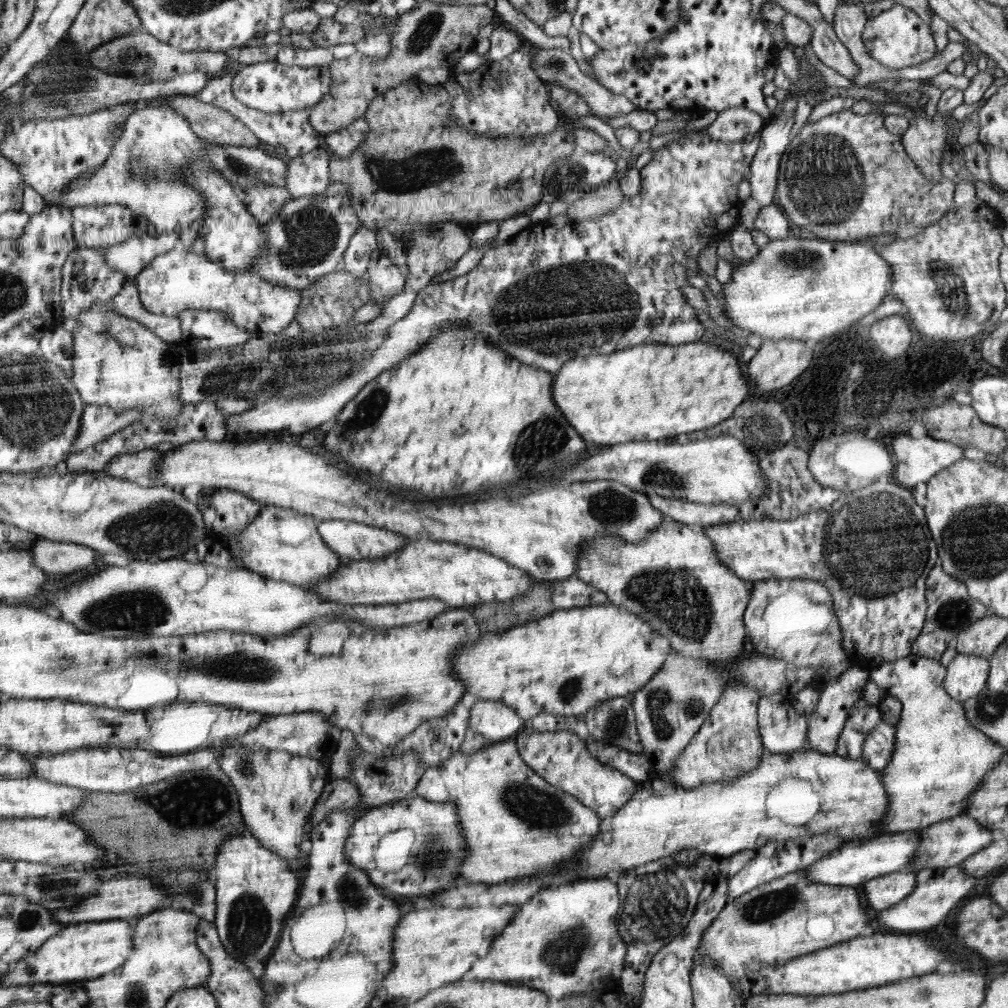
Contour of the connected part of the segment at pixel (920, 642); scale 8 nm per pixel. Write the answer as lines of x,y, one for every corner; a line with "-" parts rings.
934,566
932,572
928,574
928,580
925,582
925,599
927,600
927,611
924,626
912,642
911,654
938,662
946,652
948,644
956,638
960,631
990,614
987,607
971,598
966,584
952,578
952,575
942,570
942,566

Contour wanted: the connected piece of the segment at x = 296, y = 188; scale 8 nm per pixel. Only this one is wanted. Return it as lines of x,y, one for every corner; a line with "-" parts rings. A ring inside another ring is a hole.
318,146
302,156
287,160
289,174
286,188
294,198
312,196
326,190
330,184
329,154

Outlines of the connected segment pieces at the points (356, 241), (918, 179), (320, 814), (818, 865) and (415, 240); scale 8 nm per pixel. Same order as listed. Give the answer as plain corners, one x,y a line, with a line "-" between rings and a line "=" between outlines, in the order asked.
360,226
344,251
344,261
341,264
344,270
348,270
356,279
362,279
367,274
367,263
377,246
376,230
=
851,109
830,113
804,125
790,140
781,159
777,204
794,224
827,241
866,241
880,234
894,234
895,240
900,241
912,238
955,208
956,184
943,176
936,183
926,179
918,165
908,157
901,137
884,127
882,114
858,114
=
331,778
325,785
324,793
321,795
312,813
310,813
310,830
314,831
318,824
322,823
324,817
332,810
338,808
352,808
360,804
360,790
351,779
=
907,831
906,833
878,835
864,841
847,842
843,848
807,867
803,876
808,882
814,880
818,884
830,884
830,886
858,887
863,882
886,874
898,871
911,873
911,862
915,860
915,851
921,839
919,834
920,831
=
445,221
439,224
402,224
390,222
385,229
397,240
403,240
407,250
407,266
410,273
406,274
406,290
422,290
434,280
434,276
448,271
456,265
456,261
464,256
470,248
470,237
466,235
457,222

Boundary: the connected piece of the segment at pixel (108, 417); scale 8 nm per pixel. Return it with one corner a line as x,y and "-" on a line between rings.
85,405
84,417
81,419
81,433
68,456
79,453
86,447
103,441
130,424
142,420
142,409
126,409
125,412
116,413
108,405

